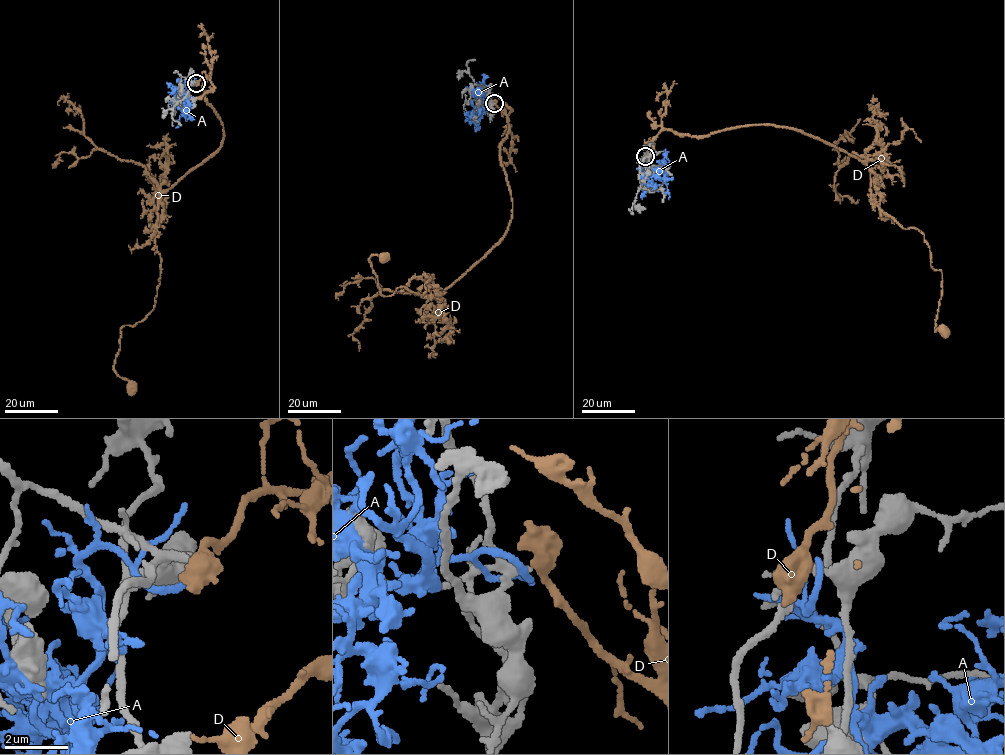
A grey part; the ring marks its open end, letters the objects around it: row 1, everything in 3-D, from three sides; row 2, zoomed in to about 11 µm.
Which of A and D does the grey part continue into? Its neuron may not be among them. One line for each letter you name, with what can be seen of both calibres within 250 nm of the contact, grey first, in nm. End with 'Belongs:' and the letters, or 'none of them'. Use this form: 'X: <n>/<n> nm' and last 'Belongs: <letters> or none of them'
Belongs: none of them

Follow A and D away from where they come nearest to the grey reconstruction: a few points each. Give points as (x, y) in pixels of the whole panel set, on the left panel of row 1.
A: (191, 81), (186, 83), (186, 97), (180, 88), (172, 89), (171, 84)
D: (195, 83), (210, 74), (204, 99), (224, 137), (157, 204), (155, 305), (121, 328), (114, 363), (132, 386)

